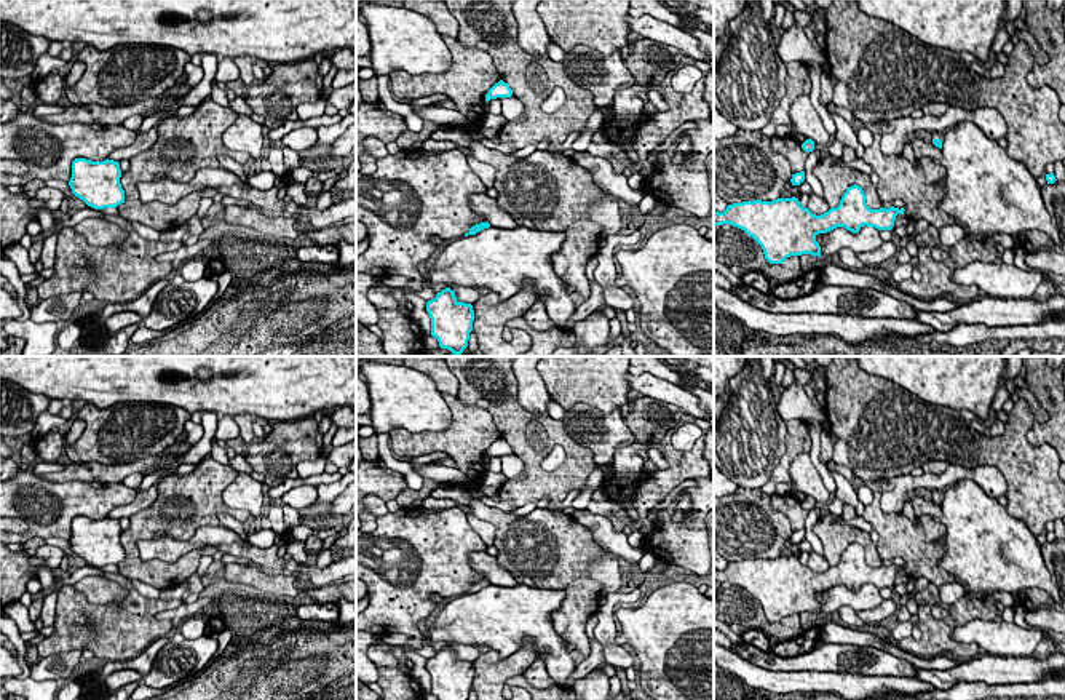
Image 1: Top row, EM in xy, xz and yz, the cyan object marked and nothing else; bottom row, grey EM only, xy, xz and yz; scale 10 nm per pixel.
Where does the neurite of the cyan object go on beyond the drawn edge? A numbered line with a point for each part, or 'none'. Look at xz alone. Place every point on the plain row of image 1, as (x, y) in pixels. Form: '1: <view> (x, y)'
none

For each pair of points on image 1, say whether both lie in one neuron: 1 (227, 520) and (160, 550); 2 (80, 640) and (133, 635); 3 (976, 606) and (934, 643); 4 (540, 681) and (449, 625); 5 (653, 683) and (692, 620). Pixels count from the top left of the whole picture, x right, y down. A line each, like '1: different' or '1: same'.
1: different
2: same
3: same
4: different
5: same

